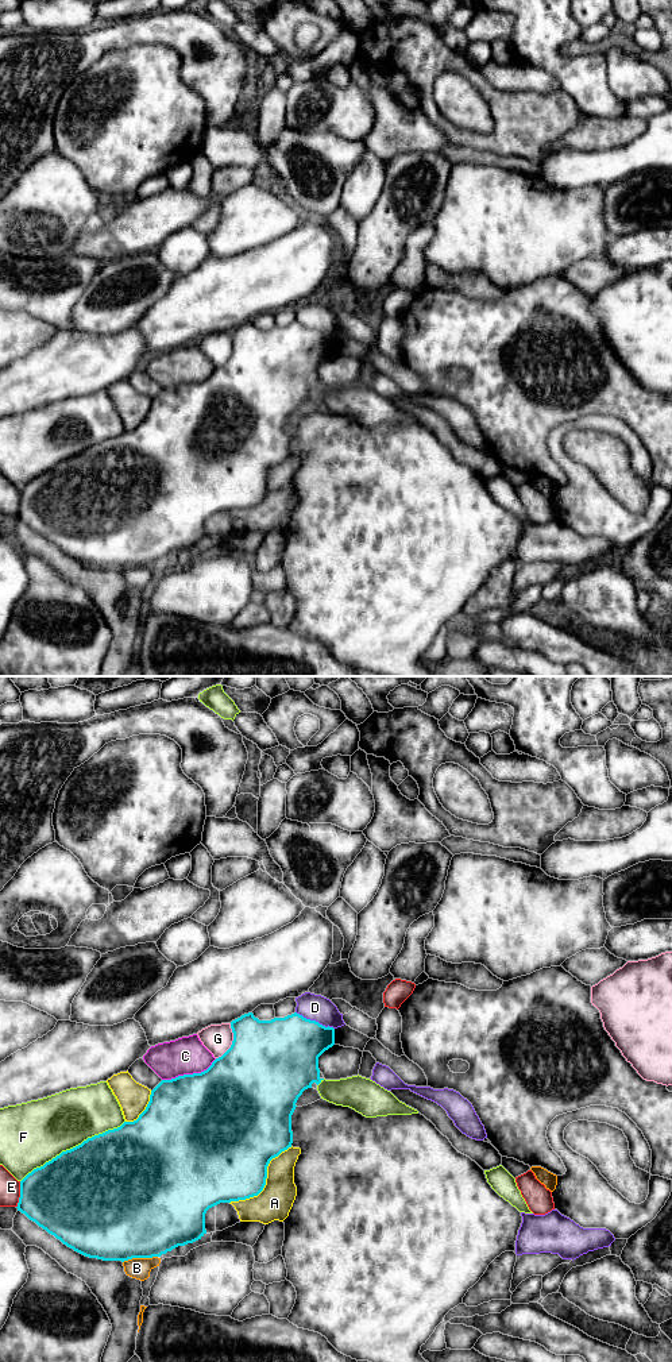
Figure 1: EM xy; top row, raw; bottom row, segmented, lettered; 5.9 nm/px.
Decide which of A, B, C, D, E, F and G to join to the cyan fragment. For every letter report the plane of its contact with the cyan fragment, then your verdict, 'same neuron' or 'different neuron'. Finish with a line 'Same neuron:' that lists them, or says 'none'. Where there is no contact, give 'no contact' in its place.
A: contact in xy; different neuron
B: contact in xy; different neuron
C: contact in xy; different neuron
D: contact in xy; different neuron
E: contact in xy; different neuron
F: contact in xy; different neuron
G: contact in xy; different neuron
Same neuron: none

